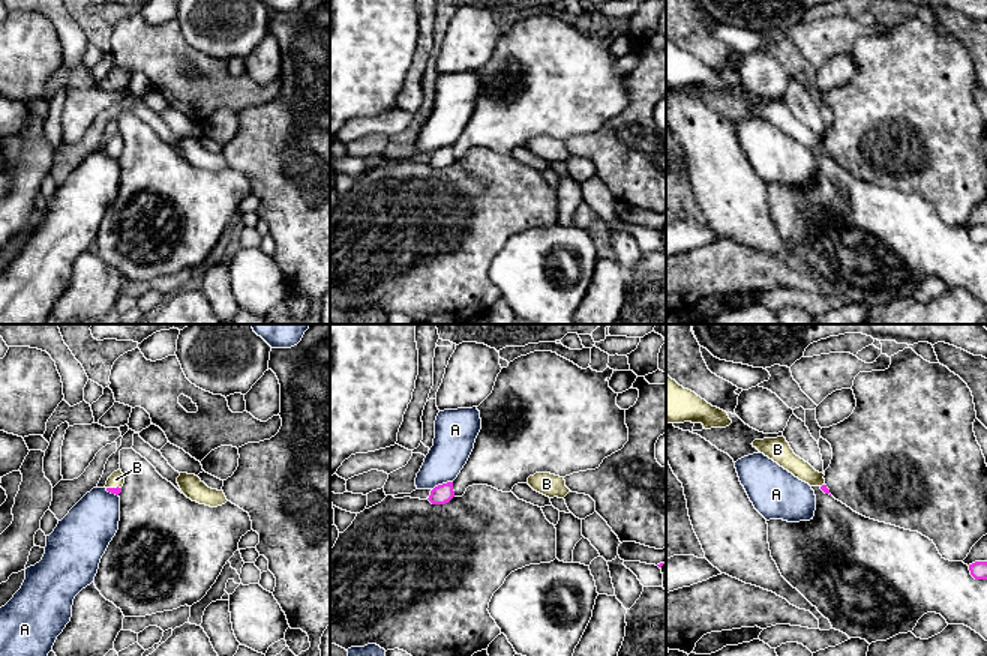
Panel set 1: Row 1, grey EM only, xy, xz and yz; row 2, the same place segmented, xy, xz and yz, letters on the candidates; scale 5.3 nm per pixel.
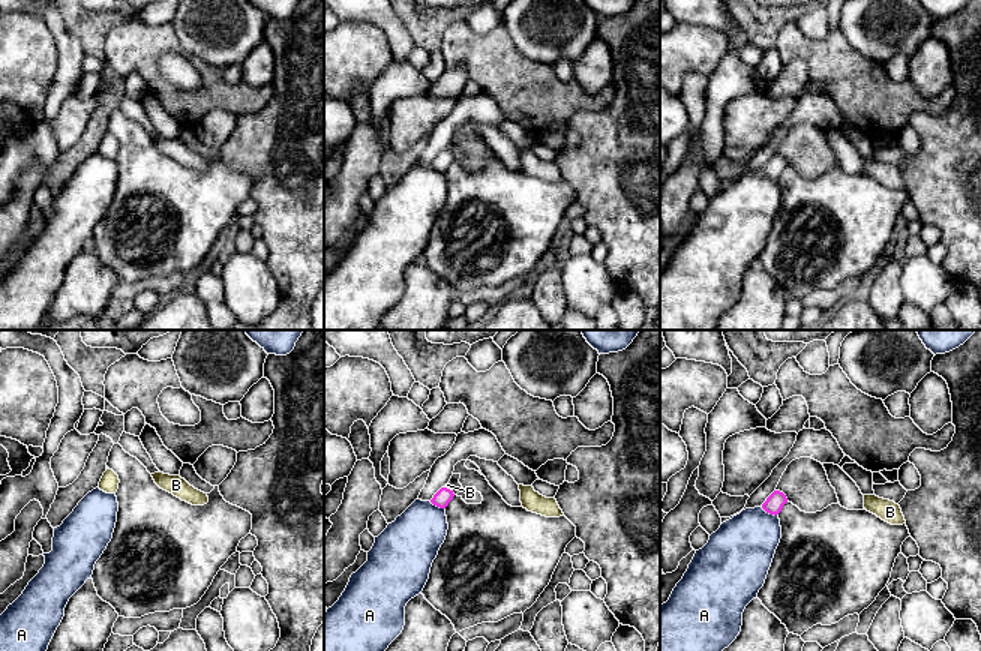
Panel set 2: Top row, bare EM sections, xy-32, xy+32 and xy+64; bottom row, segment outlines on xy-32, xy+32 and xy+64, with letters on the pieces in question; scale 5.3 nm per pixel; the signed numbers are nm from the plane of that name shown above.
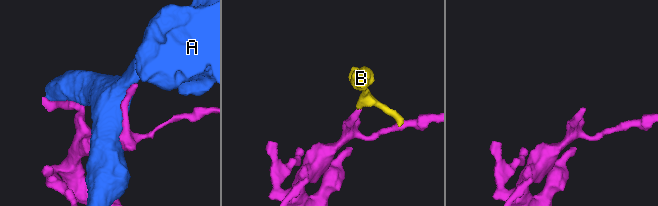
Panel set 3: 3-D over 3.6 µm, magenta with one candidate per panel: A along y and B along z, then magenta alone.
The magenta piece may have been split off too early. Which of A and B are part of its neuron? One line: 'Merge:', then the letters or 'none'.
Merge: B

